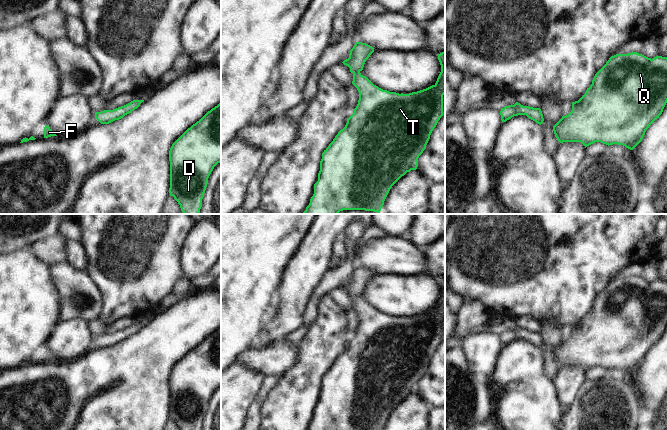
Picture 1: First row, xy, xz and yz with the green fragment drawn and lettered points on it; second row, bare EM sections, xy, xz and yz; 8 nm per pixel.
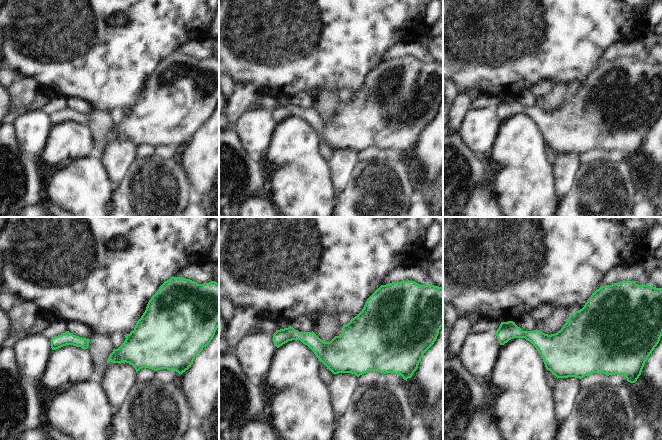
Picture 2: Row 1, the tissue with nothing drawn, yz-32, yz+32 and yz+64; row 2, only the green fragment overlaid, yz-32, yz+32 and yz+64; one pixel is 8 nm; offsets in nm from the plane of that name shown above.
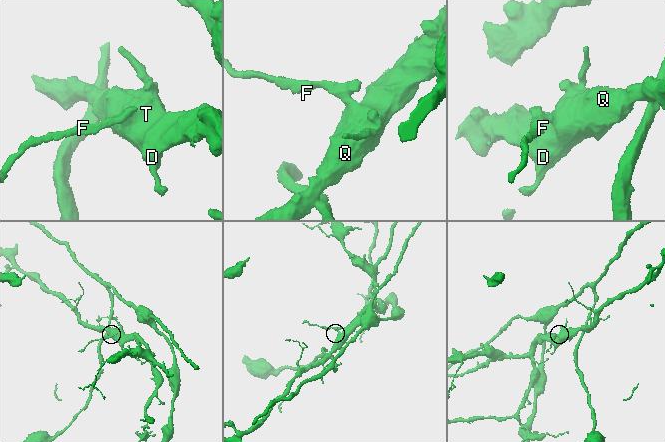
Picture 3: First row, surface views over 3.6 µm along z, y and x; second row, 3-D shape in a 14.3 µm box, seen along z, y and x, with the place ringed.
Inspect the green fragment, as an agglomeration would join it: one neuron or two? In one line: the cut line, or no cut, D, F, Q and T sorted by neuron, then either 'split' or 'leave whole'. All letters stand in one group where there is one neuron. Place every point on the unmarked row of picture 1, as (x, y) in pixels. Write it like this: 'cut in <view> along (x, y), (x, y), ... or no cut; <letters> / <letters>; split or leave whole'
no cut; D F Q T; leave whole

